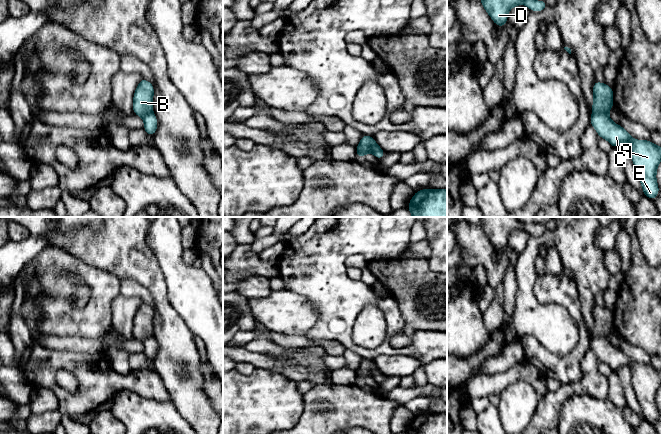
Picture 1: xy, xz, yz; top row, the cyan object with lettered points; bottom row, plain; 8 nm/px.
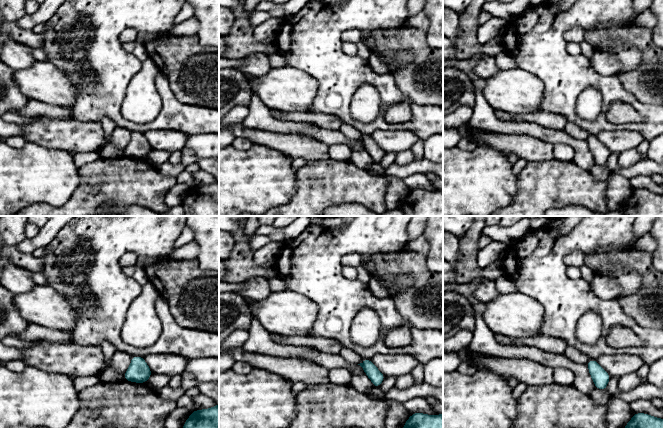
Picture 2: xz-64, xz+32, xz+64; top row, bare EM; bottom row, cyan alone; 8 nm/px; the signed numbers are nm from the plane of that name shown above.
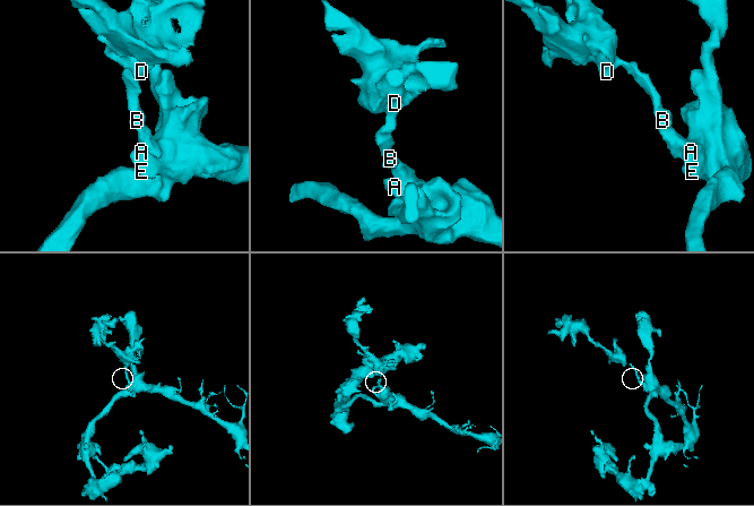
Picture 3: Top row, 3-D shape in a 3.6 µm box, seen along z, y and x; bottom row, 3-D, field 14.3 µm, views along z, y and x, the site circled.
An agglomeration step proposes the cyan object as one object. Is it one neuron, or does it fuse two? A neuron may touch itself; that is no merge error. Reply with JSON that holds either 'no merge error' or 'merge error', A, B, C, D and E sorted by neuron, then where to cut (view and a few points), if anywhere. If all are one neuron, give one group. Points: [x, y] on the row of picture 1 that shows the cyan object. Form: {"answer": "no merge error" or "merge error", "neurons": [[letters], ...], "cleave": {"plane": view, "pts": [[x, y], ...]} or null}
{"answer": "merge error", "neurons": [["A", "C", "E"], ["B", "D"]], "cleave": {"plane": "xz", "pts": [[372, 137], [371, 152]]}}

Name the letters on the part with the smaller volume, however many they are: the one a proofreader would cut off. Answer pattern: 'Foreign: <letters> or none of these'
Foreign: B, D

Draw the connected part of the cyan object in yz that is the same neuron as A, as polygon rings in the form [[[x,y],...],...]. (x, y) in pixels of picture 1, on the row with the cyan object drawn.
[[[594,112],[590,116],[590,124],[595,128],[598,136],[606,139],[612,148],[617,148],[624,142],[630,144],[632,162],[643,193],[649,199],[655,200],[659,194],[656,173],[661,161],[661,146],[655,145],[651,140],[634,139],[621,125],[610,119],[608,112]]]

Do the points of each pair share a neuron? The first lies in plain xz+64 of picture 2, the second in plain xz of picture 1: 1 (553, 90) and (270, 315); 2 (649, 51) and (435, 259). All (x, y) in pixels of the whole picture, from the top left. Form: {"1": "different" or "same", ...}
{"1": "different", "2": "different"}

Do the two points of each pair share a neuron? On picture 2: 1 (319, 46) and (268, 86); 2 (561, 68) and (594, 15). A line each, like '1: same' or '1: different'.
1: different
2: same

